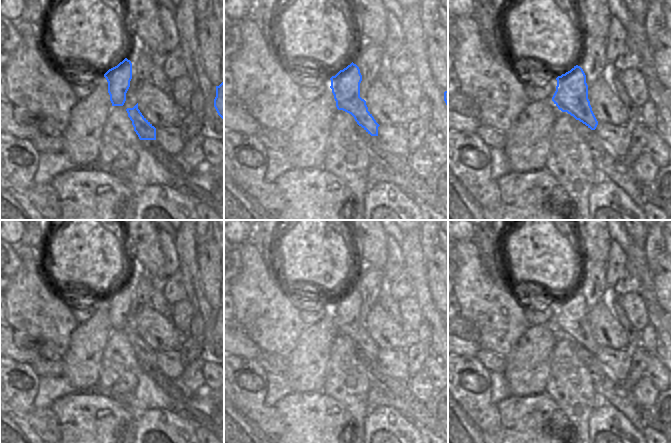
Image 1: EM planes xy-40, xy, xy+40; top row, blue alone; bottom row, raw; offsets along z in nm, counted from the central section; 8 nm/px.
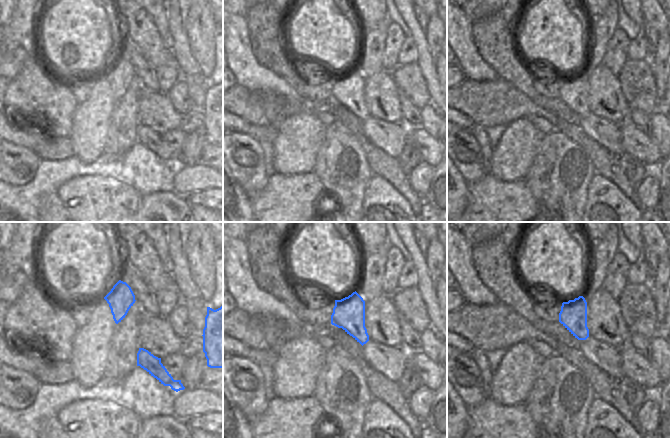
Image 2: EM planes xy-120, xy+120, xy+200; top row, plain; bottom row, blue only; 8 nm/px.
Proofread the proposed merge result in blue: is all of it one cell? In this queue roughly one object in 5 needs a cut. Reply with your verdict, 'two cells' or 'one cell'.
one cell

